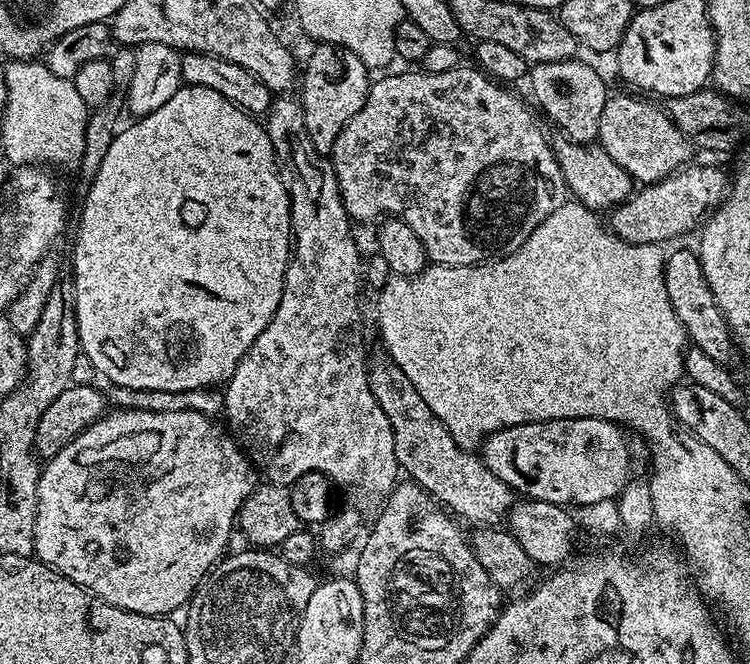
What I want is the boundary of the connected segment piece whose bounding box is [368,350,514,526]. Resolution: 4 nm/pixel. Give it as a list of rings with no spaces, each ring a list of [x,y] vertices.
[[[380,350],[377,356],[375,353],[368,369],[368,381],[378,406],[382,406],[382,414],[386,414],[392,427],[397,465],[403,471],[405,468],[415,483],[461,521],[469,520],[472,526],[499,525],[514,503],[512,487],[491,472],[477,453],[475,456],[460,448],[461,441],[426,406],[422,394],[414,390],[414,382],[402,374],[387,351]]]

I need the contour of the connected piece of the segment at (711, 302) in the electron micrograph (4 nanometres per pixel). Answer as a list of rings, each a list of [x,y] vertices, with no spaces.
[[[691,249],[670,252],[665,259],[664,281],[667,296],[684,326],[689,341],[714,360],[725,361],[730,348],[732,349],[730,331],[724,313],[719,308],[707,282],[697,253]]]

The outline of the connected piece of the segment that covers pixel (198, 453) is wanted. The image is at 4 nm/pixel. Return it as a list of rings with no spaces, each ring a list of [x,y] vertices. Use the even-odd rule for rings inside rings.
[[[128,408],[125,412],[111,412],[95,420],[84,432],[79,432],[43,465],[38,482],[38,502],[46,500],[46,508],[38,506],[38,518],[34,526],[34,556],[43,564],[48,564],[66,578],[70,578],[70,582],[110,602],[110,606],[118,606],[134,614],[168,616],[175,608],[183,609],[187,605],[205,576],[225,555],[224,547],[232,536],[232,528],[234,532],[237,527],[240,508],[258,485],[258,472],[240,447],[237,437],[226,430],[223,423],[215,424],[210,417],[203,416],[200,412],[191,412],[188,408],[172,408],[169,412],[147,412],[144,408]]]

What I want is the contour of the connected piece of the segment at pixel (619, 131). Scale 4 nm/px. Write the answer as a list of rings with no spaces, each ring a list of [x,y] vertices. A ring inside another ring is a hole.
[[[609,95],[602,110],[598,143],[606,150],[606,154],[610,154],[610,158],[614,158],[614,162],[618,162],[618,166],[622,166],[622,170],[632,175],[633,181],[645,186],[666,179],[685,167],[690,160],[690,141],[663,107],[655,108],[639,100],[644,98],[636,96]]]

